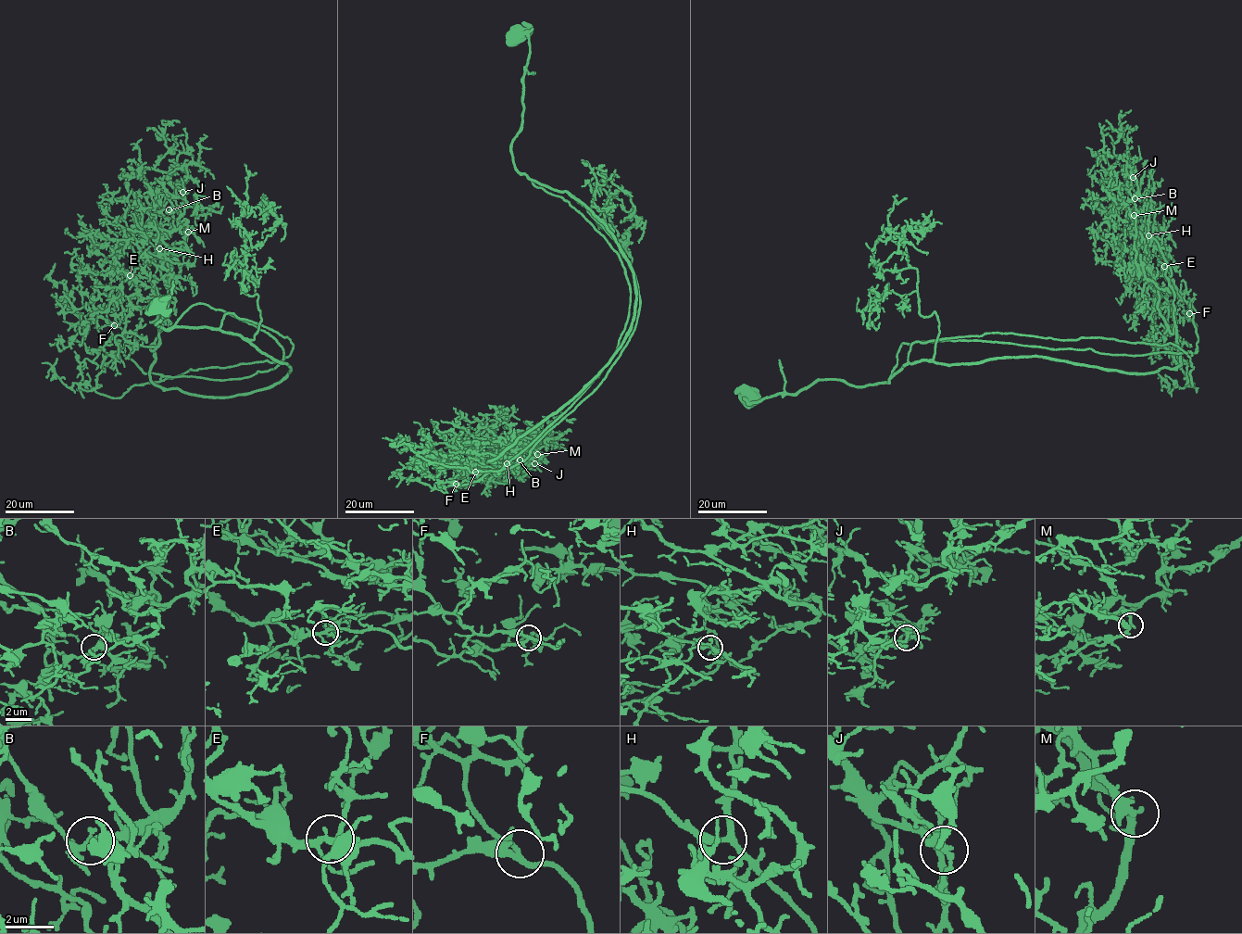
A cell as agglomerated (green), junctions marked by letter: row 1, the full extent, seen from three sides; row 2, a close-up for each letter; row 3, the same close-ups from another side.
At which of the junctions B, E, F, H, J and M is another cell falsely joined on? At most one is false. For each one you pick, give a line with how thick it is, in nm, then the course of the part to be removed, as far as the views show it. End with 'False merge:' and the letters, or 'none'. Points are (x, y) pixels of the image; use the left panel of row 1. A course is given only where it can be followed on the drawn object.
E: Thickness 280 nm. Course of the part to remove: (130, 274), (121, 275), (94, 246), (83, 236), (70, 235), (67, 228)
False merge: E

